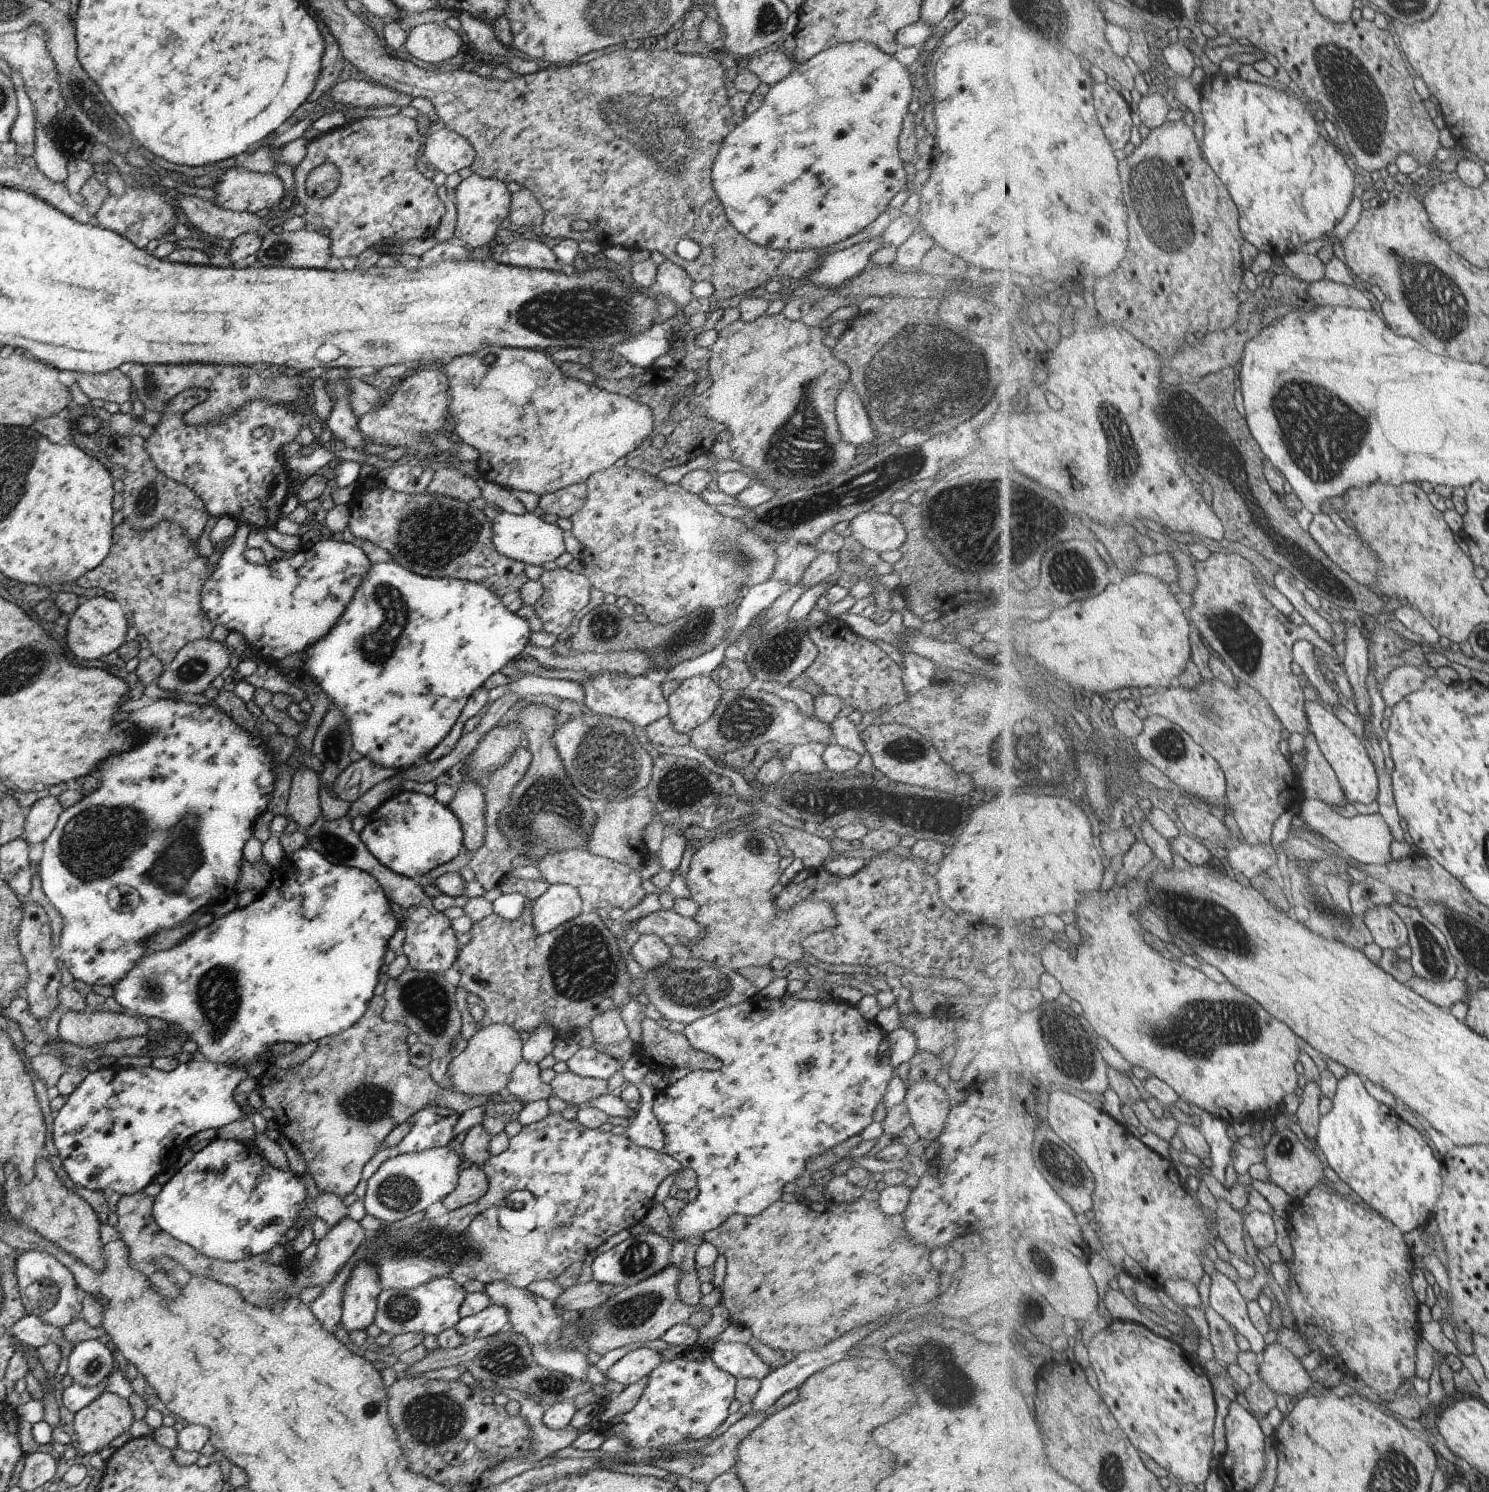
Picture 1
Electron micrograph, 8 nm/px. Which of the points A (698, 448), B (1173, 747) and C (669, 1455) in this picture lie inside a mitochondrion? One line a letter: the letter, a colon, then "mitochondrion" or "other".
A: other
B: mitochondrion
C: other

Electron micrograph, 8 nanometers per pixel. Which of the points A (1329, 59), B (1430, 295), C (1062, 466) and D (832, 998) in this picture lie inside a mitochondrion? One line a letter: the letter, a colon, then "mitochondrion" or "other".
A: mitochondrion
B: mitochondrion
C: other
D: other

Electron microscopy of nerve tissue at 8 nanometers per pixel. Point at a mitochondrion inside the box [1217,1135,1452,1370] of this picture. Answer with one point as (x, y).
(1282, 1142)

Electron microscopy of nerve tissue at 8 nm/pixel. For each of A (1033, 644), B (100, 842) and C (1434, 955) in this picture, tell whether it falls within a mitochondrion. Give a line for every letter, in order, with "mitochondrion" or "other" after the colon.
A: other
B: mitochondrion
C: mitochondrion

